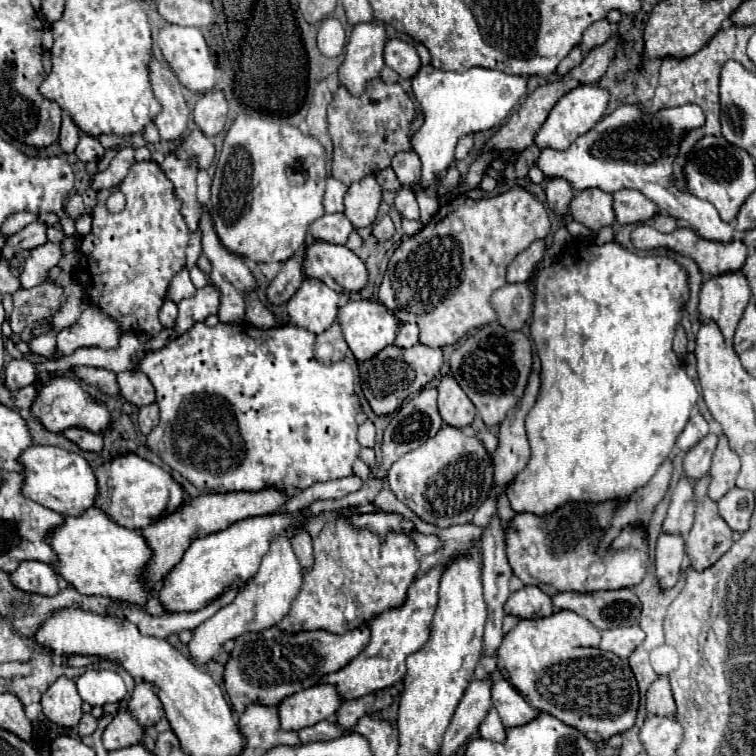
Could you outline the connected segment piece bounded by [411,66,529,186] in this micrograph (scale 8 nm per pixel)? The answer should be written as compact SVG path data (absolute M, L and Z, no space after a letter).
M423 66L413 78L413 94L425 110L425 122L421 130L411 136L411 146L423 164L421 186L429 184L441 174L441 170L451 166L455 144L461 136L497 128L527 94L527 80L527 76L505 74L489 68L471 68L463 74L457 74Z

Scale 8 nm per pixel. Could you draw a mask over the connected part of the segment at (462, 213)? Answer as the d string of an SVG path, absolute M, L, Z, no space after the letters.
M513 186L495 198L471 200L467 196L455 196L431 216L431 220L411 240L403 240L393 252L383 282L379 286L379 300L393 310L401 322L415 322L419 326L419 342L431 348L443 348L455 344L471 328L479 328L497 320L491 306L491 292L507 284L507 266L521 254L531 242L545 238L551 230L551 222L545 206L525 188Z

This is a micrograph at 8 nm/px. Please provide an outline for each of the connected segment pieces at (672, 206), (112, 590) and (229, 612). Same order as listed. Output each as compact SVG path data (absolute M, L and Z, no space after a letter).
M621 104L601 118L589 132L579 136L567 150L541 150L537 164L545 178L563 176L569 180L573 192L587 188L599 188L603 192L635 188L661 210L667 210L669 216L685 220L695 232L699 232L699 236L707 240L731 240L731 236L741 236L733 224L723 222L711 202L681 192L673 182L673 160L679 154L681 140L687 132L701 128L703 124L705 114L697 104L661 108L653 114L645 112L641 104Z
M89 508L83 516L69 516L65 524L55 528L47 538L59 556L57 572L67 584L89 596L111 596L129 604L143 604L149 586L145 582L145 566L153 552L137 528L123 528L113 522L101 508Z
M275 540L275 544L271 544L271 552L263 558L259 572L237 592L235 600L223 606L219 612L215 612L209 620L205 620L193 630L193 638L187 644L191 658L199 664L207 664L219 654L227 640L233 640L245 632L261 632L279 624L289 612L291 602L299 594L301 584L303 568L297 556L293 554L291 544L287 544L287 540Z

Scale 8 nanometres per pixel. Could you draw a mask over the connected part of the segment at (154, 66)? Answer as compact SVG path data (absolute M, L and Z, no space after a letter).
M155 56L149 60L147 68L149 68L153 94L163 108L153 122L163 140L177 142L187 130L187 122L191 116L181 92L181 84L175 72L169 66L165 66L161 60L157 60Z

